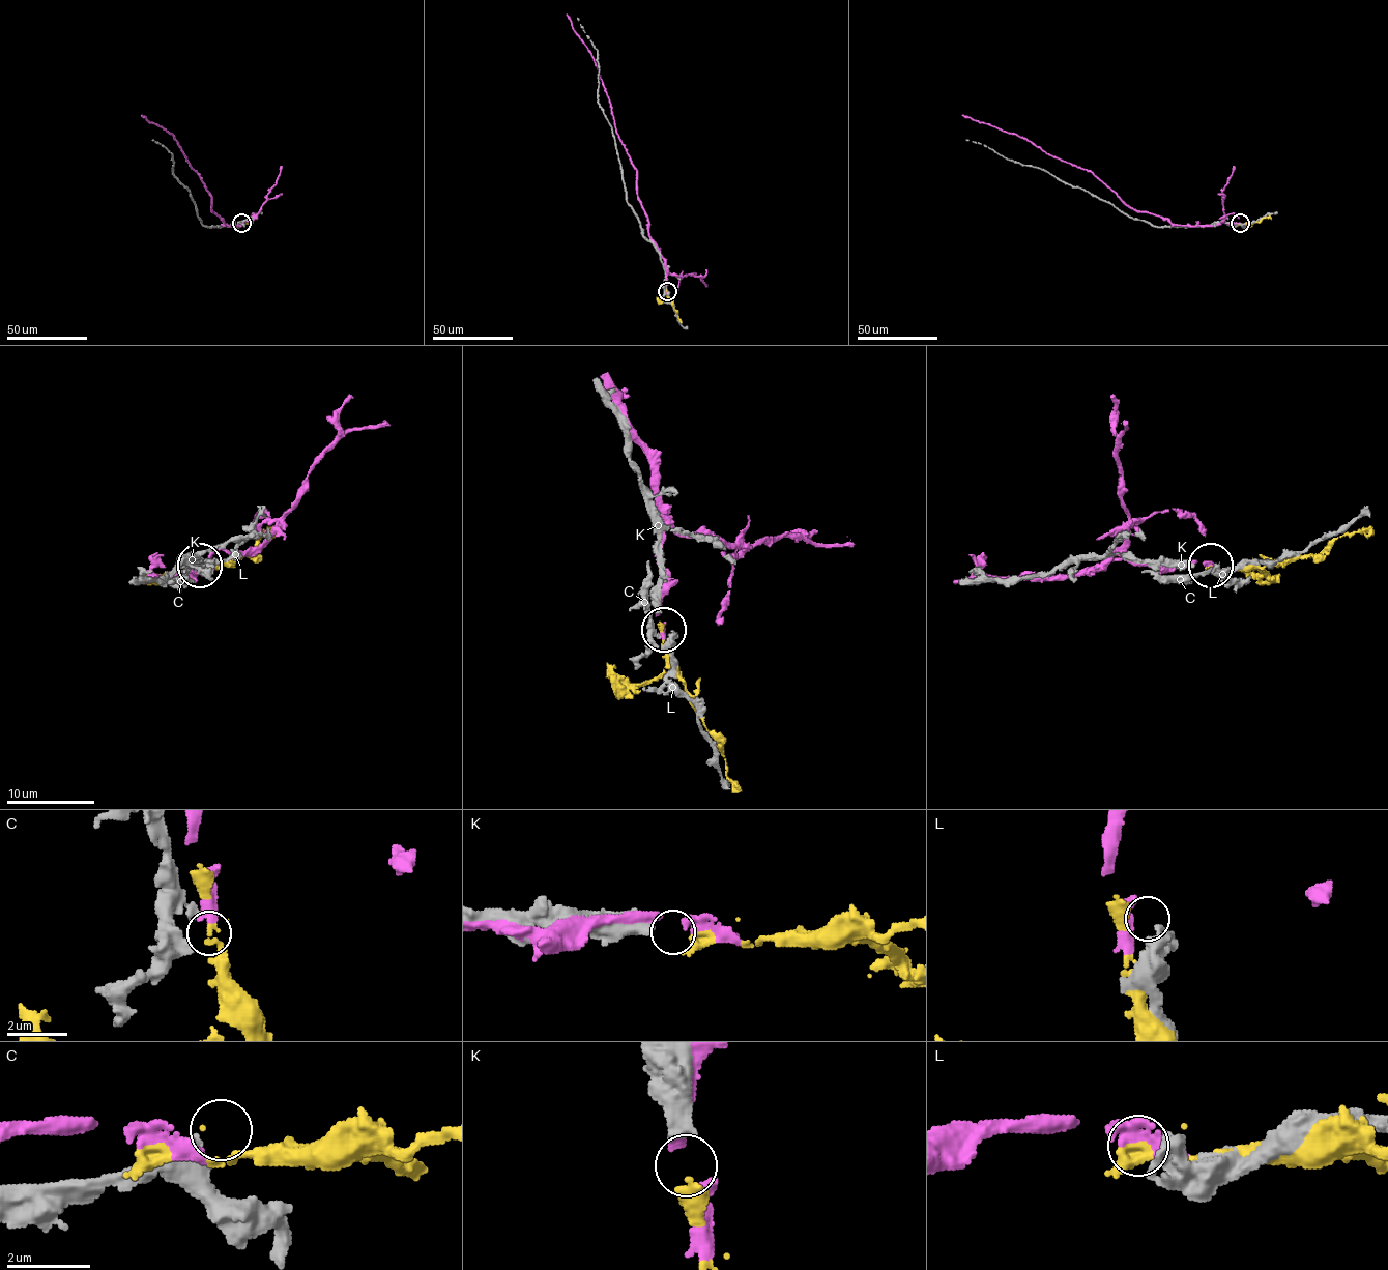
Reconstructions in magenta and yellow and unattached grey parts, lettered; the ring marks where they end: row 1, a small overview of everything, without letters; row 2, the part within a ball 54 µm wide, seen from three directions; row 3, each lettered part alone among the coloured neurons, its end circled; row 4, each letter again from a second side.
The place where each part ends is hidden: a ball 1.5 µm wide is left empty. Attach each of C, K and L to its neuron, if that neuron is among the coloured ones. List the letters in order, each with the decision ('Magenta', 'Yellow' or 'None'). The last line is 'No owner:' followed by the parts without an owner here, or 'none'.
C: None
K: Yellow
L: Magenta
No owner: C

